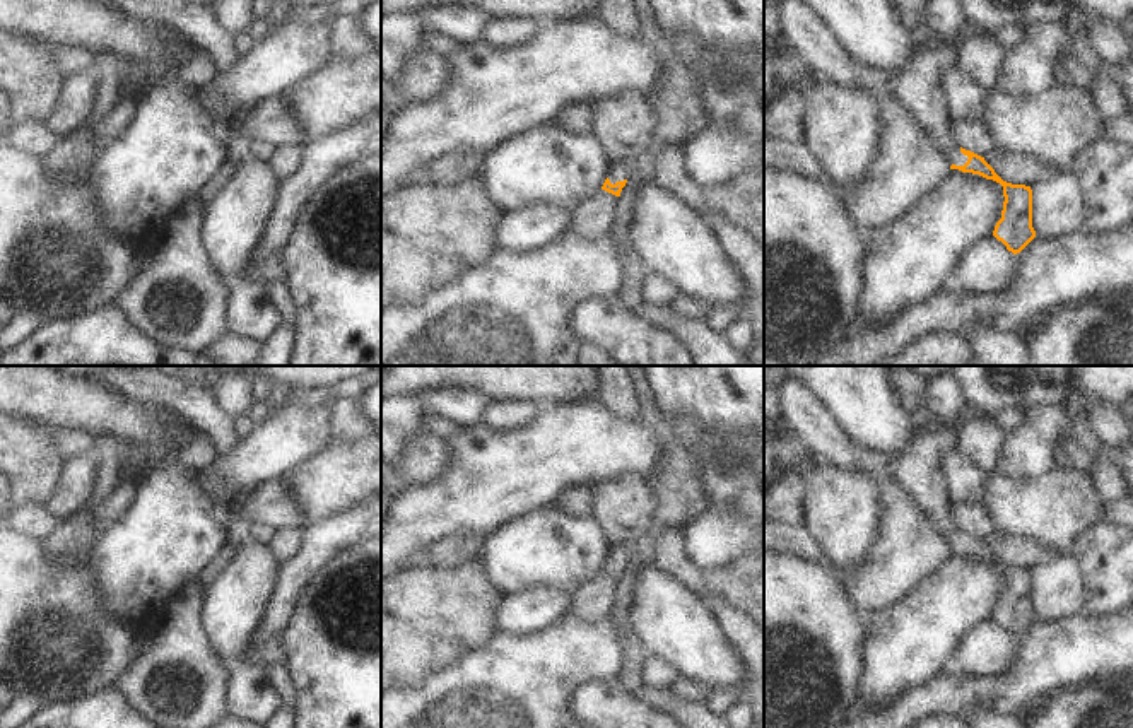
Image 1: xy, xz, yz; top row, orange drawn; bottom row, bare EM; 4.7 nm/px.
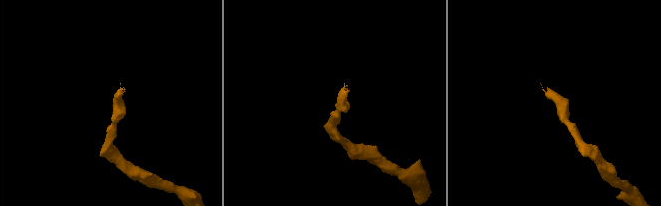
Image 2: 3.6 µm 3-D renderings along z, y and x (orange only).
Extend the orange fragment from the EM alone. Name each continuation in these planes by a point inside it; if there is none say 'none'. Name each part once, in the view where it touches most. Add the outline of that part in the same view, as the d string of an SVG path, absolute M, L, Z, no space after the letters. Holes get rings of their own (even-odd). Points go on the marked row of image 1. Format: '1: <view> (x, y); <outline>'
1: yz (918, 86); M952 38L947 50L925 50L901 70L889 73L889 92L904 106L940 147L950 164L964 166L967 156L960 152L960 142L954 135L943 73L957 63L959 38Z

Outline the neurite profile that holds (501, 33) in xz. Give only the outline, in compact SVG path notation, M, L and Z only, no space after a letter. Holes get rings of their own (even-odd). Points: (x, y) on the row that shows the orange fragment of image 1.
M492 19L485 41L499 48L520 46L531 39L537 31L533 19Z

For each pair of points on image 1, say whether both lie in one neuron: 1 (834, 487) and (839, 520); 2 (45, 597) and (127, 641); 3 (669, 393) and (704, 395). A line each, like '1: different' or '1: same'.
1: same
2: same
3: same

